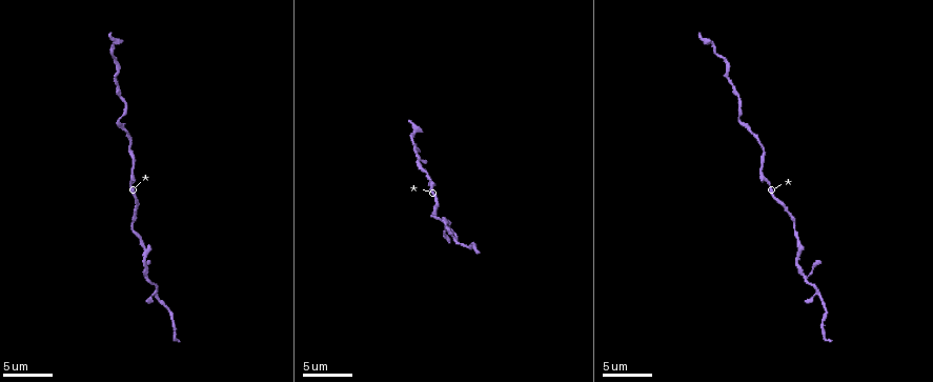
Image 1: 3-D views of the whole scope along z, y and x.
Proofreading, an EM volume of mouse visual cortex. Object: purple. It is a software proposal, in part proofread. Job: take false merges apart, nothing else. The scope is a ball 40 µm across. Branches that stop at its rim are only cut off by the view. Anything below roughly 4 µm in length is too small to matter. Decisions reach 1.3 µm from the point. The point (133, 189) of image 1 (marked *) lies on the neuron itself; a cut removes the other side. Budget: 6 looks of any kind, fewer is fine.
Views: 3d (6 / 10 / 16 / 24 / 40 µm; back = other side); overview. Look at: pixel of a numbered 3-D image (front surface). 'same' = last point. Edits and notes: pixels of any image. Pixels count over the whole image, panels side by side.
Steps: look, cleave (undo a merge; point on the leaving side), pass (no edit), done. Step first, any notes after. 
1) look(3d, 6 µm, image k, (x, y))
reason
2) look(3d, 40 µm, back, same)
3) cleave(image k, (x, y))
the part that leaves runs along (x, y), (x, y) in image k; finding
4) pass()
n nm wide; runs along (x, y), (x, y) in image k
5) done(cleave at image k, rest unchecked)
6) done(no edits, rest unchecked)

look(3d, 6 µm, image 1, (795, 227))
thin neck

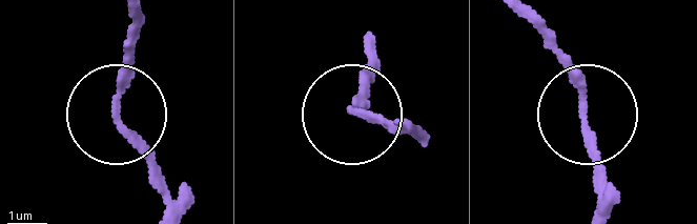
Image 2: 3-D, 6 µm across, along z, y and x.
pass()
180 nm wide; continuous, no second neuron

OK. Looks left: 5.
look(3d, 16 µm, image 1, (739, 118))
a narrow waist

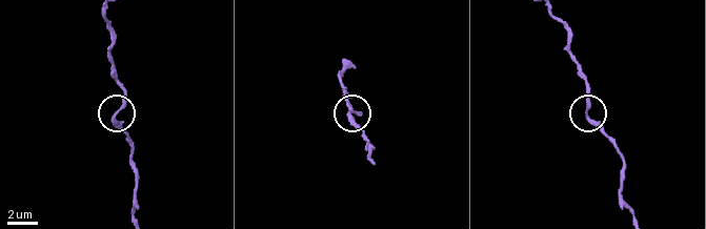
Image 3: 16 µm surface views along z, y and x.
pass()
all the same neuron

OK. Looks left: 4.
look(3d, 10 µm, image 1, (813, 284))
a narrow waist

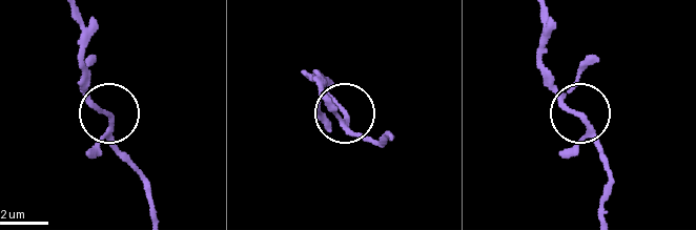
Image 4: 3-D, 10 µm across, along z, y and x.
pass()
runs along (75, 18), (86, 90), (105, 110), (125, 160) in image 4; continuous, no second neuron

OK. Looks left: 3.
done(no edits, rest unchecked)

